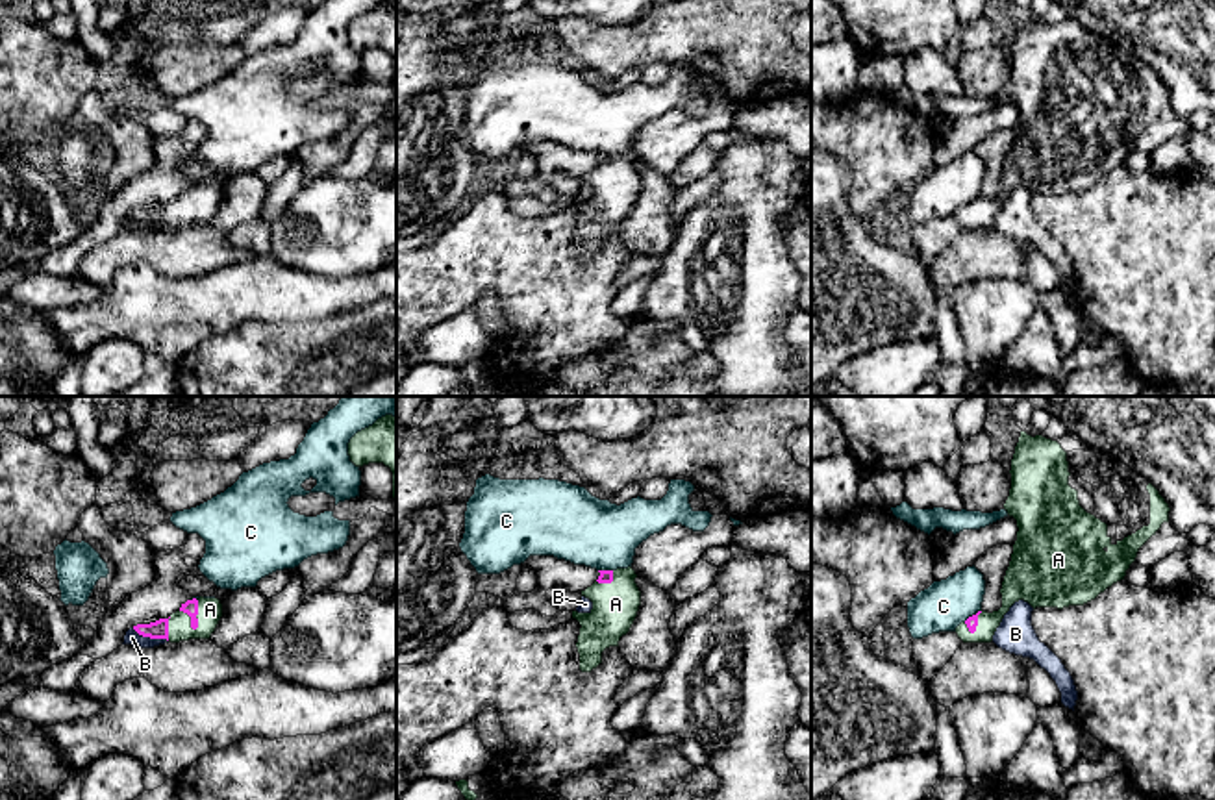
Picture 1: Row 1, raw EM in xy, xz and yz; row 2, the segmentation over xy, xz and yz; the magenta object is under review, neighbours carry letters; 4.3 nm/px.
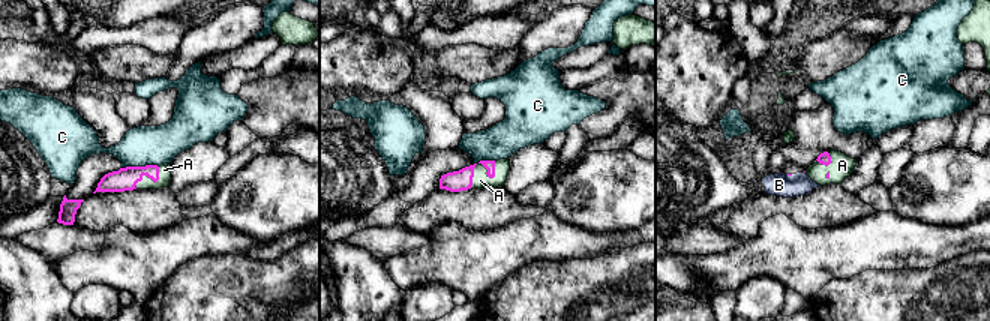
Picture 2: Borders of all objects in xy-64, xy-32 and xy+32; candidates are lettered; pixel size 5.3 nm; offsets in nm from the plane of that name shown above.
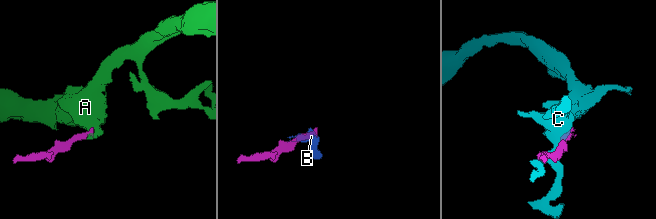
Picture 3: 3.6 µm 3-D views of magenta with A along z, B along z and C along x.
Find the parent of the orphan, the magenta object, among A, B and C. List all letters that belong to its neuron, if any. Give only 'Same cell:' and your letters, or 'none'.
Same cell: A

